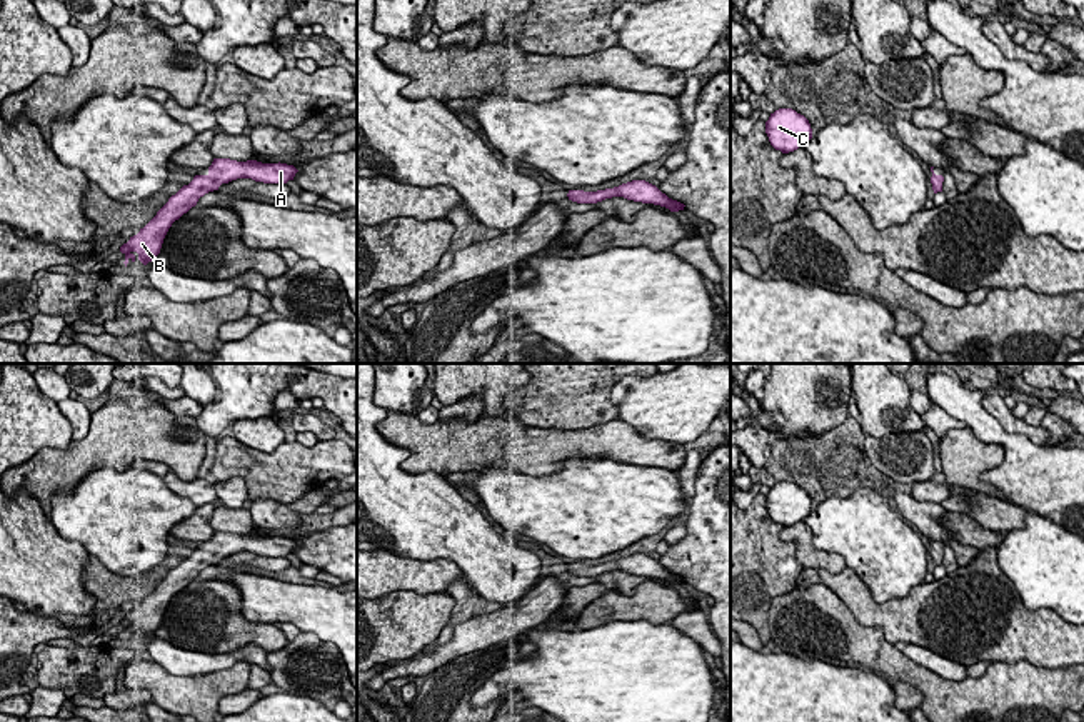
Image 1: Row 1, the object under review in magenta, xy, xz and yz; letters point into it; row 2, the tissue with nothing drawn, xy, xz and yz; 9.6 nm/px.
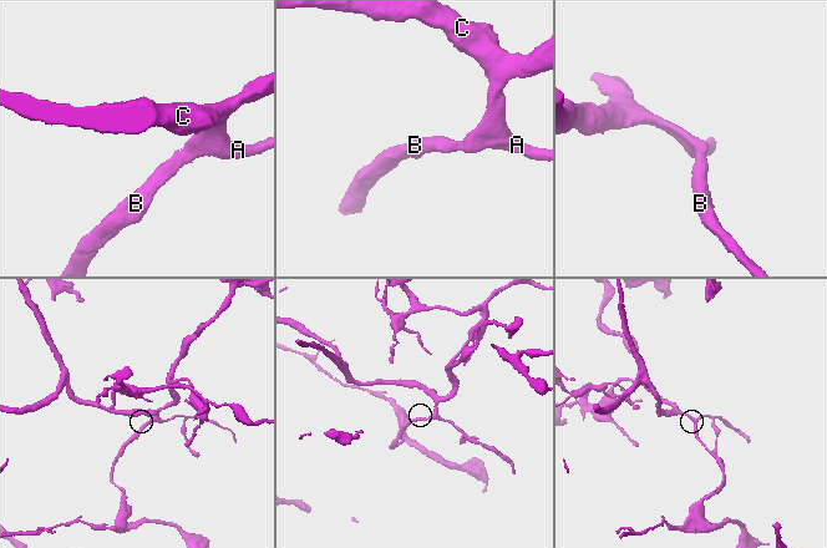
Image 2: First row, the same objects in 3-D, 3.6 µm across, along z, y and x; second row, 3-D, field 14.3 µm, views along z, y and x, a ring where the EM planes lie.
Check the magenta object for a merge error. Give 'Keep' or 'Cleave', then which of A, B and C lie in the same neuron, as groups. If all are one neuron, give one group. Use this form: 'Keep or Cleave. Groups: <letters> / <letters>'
Keep. Groups: A B C

